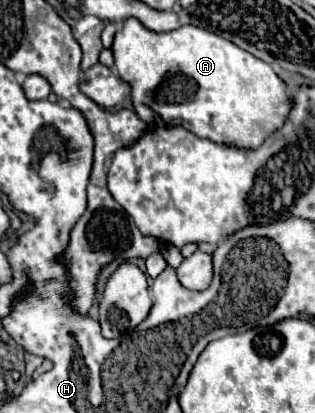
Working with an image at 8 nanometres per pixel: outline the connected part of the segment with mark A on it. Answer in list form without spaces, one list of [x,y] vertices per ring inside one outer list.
[[[128,19],[114,37],[112,53],[118,77],[130,83],[134,111],[148,125],[152,113],[158,113],[166,125],[182,125],[202,139],[258,149],[288,119],[292,97],[274,69],[206,29],[184,25],[170,33],[152,33],[138,19]]]

